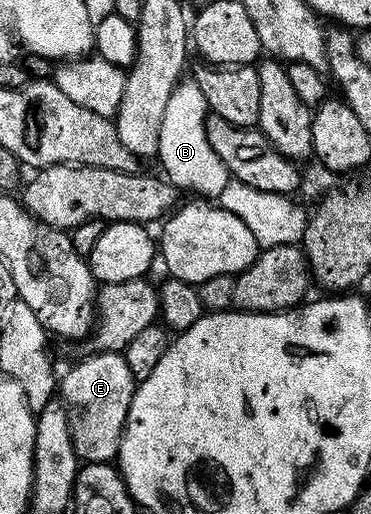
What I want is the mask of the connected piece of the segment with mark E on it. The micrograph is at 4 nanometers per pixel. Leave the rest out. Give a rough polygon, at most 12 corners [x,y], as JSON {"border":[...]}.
{"border":[[96,351],[59,380],[77,460],[117,458],[137,380]]}

